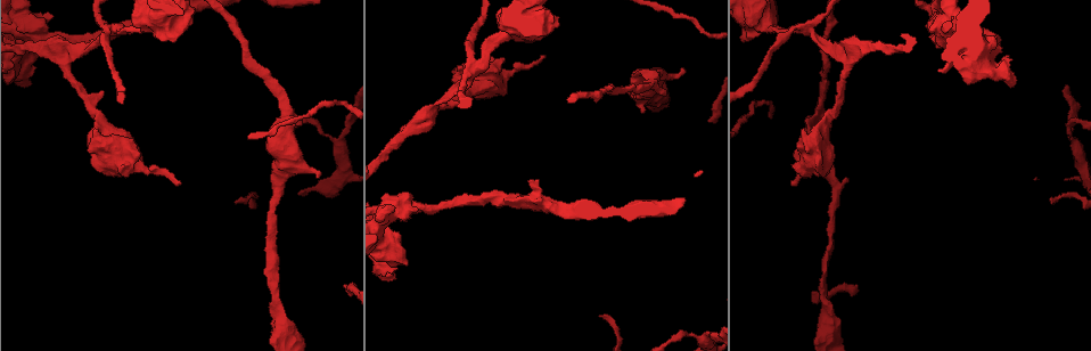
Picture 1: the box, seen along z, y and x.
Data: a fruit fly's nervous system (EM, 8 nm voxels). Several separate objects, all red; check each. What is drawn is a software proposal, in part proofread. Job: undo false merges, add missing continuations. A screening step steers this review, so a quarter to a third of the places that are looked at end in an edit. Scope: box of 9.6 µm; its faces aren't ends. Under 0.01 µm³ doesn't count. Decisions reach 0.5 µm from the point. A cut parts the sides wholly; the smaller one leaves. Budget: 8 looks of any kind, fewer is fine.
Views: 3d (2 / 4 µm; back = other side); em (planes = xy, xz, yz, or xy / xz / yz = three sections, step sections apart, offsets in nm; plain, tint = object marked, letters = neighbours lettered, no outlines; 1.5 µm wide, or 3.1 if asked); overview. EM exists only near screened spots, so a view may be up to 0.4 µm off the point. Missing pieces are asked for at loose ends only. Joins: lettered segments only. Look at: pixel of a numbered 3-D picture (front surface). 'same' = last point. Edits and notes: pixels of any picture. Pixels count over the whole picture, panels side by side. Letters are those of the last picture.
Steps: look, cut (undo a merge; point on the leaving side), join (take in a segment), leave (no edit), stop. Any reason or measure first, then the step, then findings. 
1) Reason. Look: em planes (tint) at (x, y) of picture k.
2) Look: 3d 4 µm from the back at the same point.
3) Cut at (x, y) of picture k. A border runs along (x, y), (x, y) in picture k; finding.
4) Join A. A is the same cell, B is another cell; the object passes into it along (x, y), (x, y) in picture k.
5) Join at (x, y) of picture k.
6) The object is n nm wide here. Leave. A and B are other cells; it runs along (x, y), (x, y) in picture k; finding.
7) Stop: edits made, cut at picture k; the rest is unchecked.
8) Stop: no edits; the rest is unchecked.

Look: 3d 2 µm at (478, 67) of picture 1.

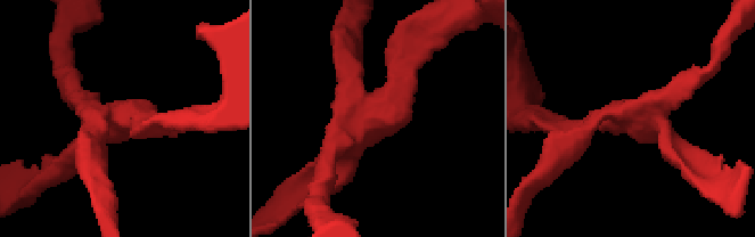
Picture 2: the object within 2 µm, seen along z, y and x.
4 arms meet here. Look: em planes (tint) at (368, 120) of picture 2.

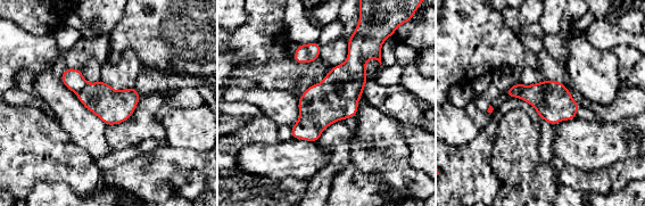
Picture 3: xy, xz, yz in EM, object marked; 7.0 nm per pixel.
Look: em planes (letters) at the same point.

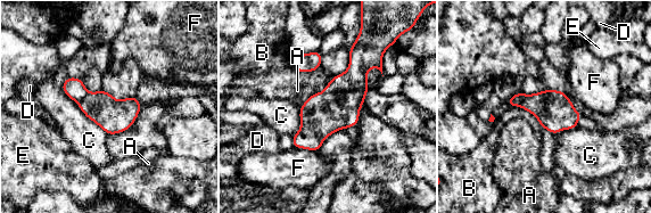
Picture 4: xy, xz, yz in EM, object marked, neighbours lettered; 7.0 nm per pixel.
The object is 240 nm wide here. Cut at (74, 88) of picture 4. A, B, C, D, E and F are other cells; a border runs along (88, 92), (77, 103) in picture 4; two cells meet here.

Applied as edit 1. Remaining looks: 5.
Side arm on a straight run. Look: 3d 2 µm from the back at (67, 66) of picture 1.

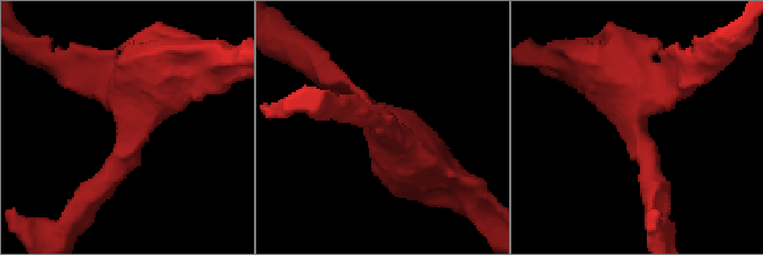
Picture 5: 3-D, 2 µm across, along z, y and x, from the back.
3 arms meet here. Look: em planes (plain) at (637, 129) of picture 5.

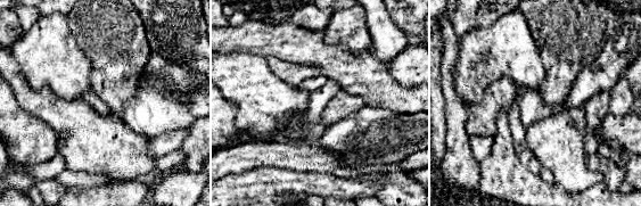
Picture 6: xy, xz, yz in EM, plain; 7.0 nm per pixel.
Look: em planes (letters) at the same point.

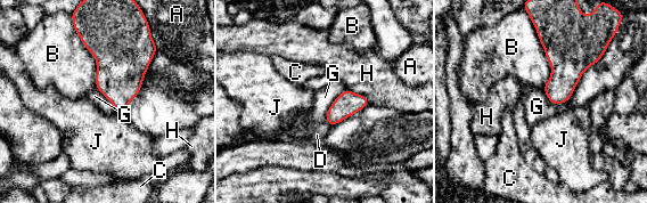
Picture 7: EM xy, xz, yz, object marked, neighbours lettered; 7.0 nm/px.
The object is 70 nm wide here. Leave. A, B, C, D, G, H and J are other cells; a border runs along (346, 88), (362, 94), (369, 103) in picture 7; one cell here.

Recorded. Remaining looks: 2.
Thin end. Look: em planes (letters) at (545, 55) of picture 1.

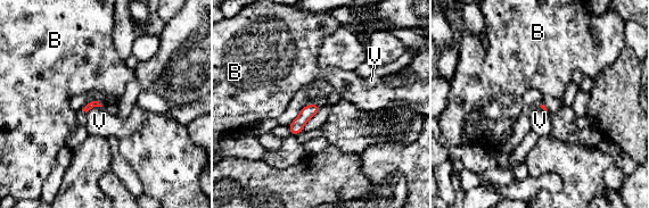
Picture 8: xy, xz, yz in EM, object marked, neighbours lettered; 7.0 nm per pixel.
Leave. B and V are other cells; a border runs along (101, 106), (95, 106), (87, 113) in picture 8; none of them fits.

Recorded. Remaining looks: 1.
Stop: edits made, cut at picture 4; the rest is unchecked.

